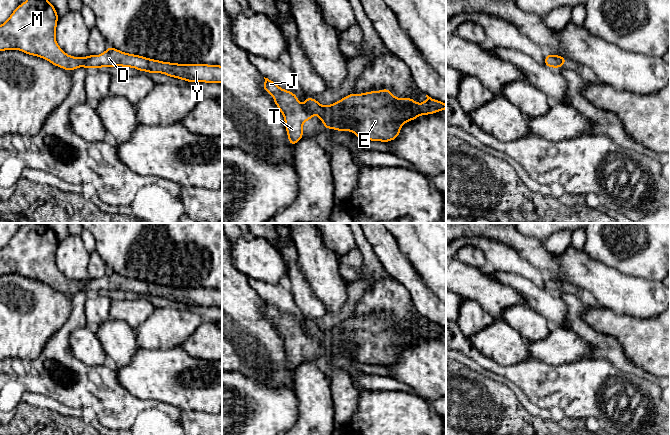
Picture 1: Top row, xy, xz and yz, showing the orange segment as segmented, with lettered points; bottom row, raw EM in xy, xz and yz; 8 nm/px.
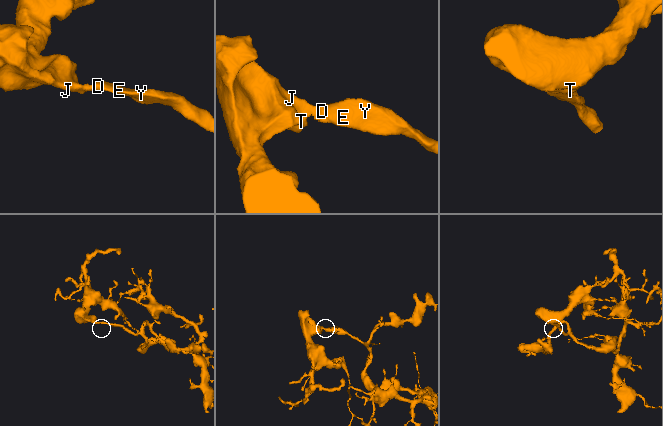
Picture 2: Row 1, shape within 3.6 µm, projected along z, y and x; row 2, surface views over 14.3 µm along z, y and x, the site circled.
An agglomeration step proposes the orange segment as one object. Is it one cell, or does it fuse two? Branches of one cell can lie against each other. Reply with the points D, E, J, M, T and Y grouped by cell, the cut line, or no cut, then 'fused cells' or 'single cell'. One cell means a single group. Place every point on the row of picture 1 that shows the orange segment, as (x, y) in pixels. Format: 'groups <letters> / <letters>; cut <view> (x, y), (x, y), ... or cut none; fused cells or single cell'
groups D E J M T Y; cut none; single cell

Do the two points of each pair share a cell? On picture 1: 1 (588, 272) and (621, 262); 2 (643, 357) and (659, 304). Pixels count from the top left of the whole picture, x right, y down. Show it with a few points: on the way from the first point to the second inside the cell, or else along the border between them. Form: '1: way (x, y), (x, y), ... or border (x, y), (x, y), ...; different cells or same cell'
1: border (588, 254), (595, 260), (630, 275); different cells
2: border (659, 315), (653, 318), (636, 318), (631, 316); different cells

